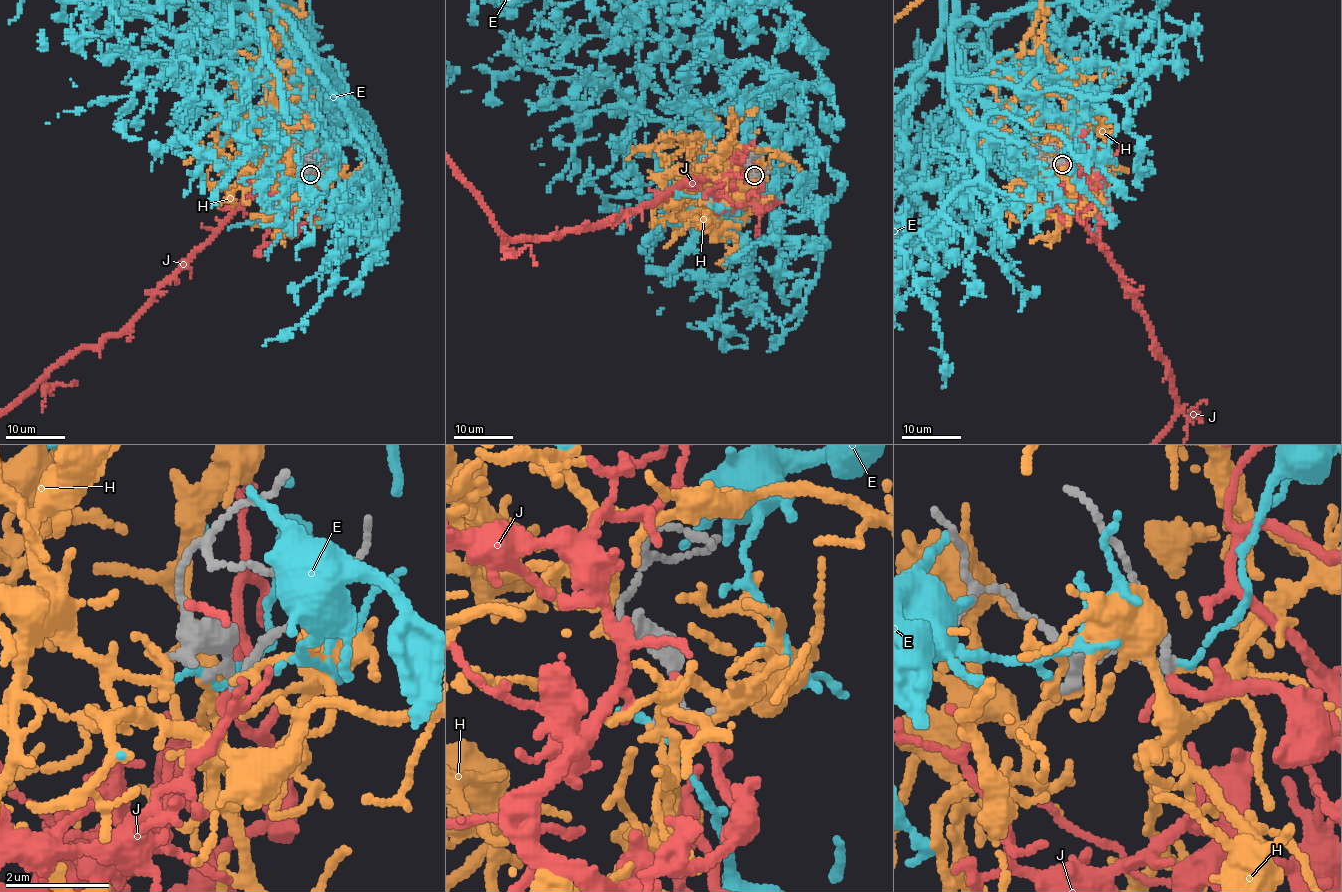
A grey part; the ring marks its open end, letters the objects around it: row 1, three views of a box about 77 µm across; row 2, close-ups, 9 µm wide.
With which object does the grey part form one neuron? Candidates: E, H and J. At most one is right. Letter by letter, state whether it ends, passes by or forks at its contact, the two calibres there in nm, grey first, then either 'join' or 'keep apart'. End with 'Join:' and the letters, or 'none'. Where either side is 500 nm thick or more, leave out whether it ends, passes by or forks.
E: it ends | 130/150 nm | keep apart
H: it ends | 130/110 nm | keep apart
J: it passes by | 160/170 nm | join
Join: J

